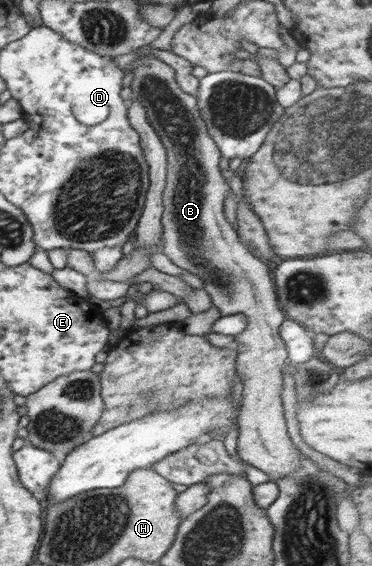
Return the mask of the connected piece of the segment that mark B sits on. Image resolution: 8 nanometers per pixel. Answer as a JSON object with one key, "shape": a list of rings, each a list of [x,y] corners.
{"shape":[[[150,54],[138,59],[140,64],[131,70],[133,73],[133,81],[130,84],[133,91],[132,97],[139,100],[141,105],[145,107],[149,124],[159,135],[167,157],[166,185],[162,192],[164,211],[161,250],[173,264],[201,279],[203,288],[209,293],[212,303],[219,309],[222,316],[244,314],[251,321],[251,325],[237,335],[237,341],[234,345],[238,349],[237,376],[242,378],[244,390],[242,392],[244,395],[243,404],[241,404],[236,417],[239,429],[237,452],[243,462],[268,475],[269,481],[276,482],[277,479],[289,478],[301,466],[300,458],[303,456],[287,434],[283,402],[281,401],[283,390],[281,371],[283,363],[288,358],[288,352],[278,332],[280,324],[287,316],[278,305],[276,286],[269,275],[269,267],[241,243],[238,233],[225,217],[223,200],[231,189],[219,169],[219,158],[222,154],[208,133],[208,127],[197,104],[197,97],[182,90],[177,84],[173,68],[160,58]]]}

